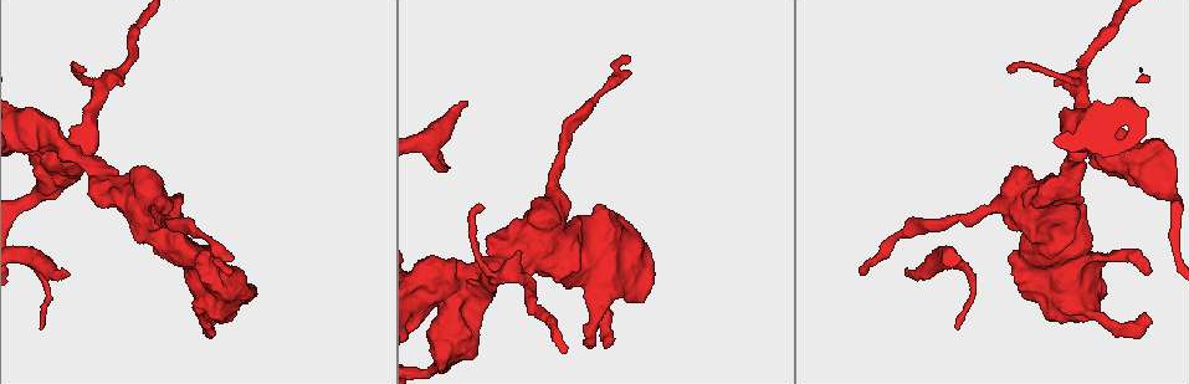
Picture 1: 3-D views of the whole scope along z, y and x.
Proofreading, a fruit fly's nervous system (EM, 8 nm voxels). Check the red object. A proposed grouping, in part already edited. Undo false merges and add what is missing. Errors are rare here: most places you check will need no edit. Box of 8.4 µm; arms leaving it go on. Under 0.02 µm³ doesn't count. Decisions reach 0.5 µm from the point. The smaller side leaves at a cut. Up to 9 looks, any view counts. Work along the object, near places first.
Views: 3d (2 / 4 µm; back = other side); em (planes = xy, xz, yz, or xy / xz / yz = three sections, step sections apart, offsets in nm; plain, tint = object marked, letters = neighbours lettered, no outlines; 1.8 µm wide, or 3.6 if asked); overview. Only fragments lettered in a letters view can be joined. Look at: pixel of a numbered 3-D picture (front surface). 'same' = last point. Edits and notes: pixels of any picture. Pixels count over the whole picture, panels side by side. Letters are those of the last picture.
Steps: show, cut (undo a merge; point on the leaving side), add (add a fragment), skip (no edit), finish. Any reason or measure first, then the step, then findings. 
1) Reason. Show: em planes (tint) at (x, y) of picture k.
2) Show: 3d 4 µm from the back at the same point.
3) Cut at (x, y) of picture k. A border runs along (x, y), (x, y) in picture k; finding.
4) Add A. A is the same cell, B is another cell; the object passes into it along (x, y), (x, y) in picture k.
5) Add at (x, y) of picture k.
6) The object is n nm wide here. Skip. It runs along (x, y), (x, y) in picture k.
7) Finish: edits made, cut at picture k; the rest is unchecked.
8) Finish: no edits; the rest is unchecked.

Sudden change in width. Show: 3d 4 µm at (1084, 155) of picture 1.

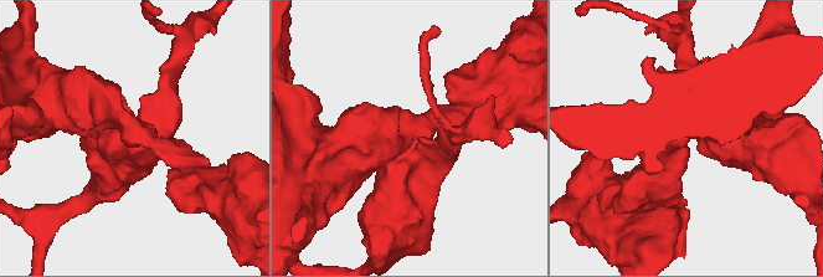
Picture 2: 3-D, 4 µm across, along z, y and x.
Show: em 3.6 µm planes (tint) at (140, 130) of picture 2.

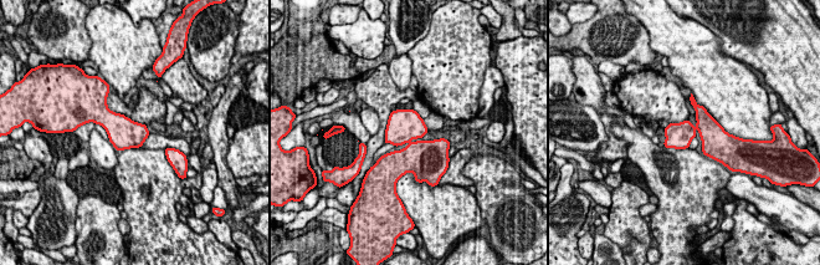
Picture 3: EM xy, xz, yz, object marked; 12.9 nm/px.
What lies round it. Show: em 3.6 µm planes (letters) at the same point.

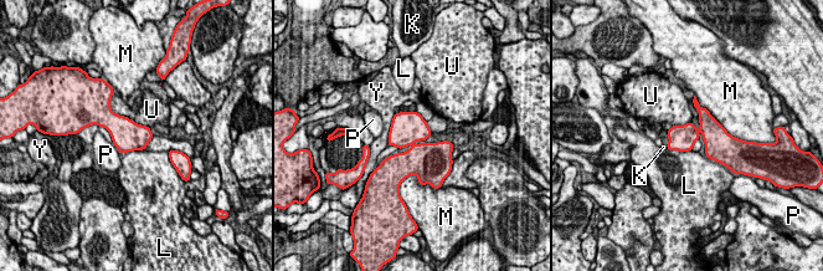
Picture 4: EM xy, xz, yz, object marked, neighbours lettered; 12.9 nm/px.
Skip. K, L, M, P, U and Y are other cells; a border runs along (109, 100), (116, 113), (148, 127) in picture 4; continuous, no second cell.

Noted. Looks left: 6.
Show: 3d 2 µm at (68, 275) of picture 1.

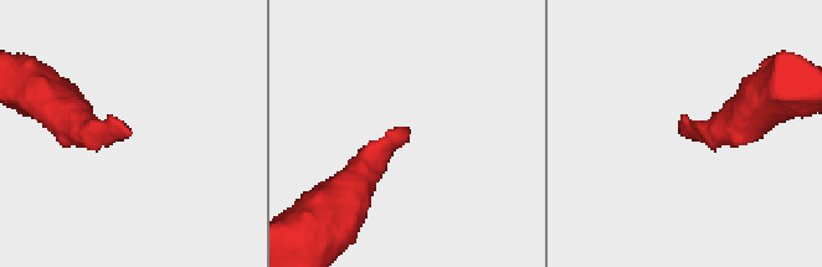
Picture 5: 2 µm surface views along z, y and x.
Need the tissue. Show: em 3.6 µm yz step 8 (letters) at (126, 138) of picture 5.

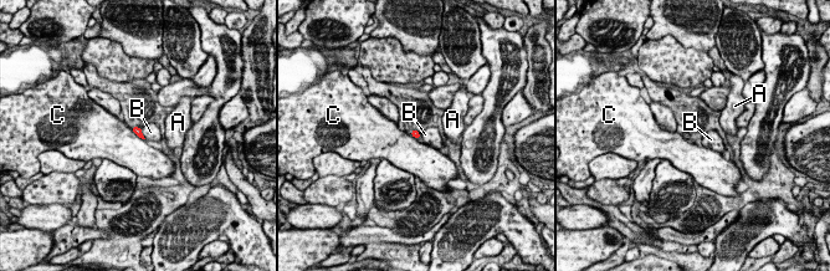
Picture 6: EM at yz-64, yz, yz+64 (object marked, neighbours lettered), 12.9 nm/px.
Cut it another way. Show: em 3.6 µm planes (letters) at the same point.

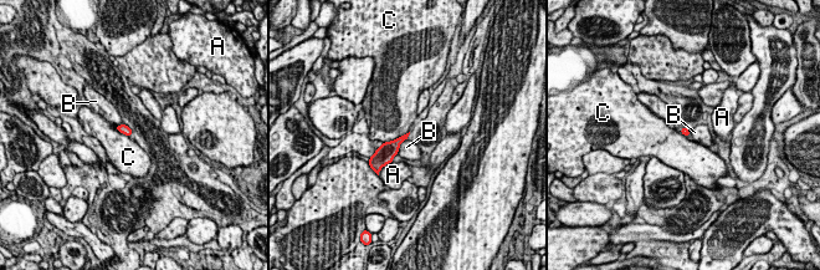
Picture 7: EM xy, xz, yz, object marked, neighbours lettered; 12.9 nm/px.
The longest contact is with C, 380 nm. Skip. A, B and C are other cells; none of them fits.

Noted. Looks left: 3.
Long arm stops here. Show: em yz step 8 (letters) at (630, 57) of picture 1.

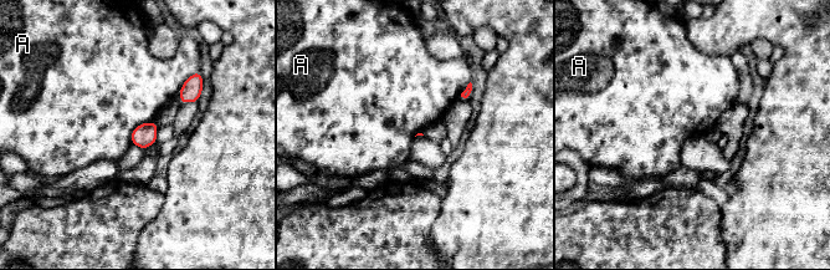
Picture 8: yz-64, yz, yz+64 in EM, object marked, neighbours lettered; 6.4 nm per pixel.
Skip. A is another cell; no lettered fragment goes on from it.

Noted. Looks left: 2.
Thick turns thin. Show: em 3.6 µm planes (tint) at (1051, 278) of picture 1.

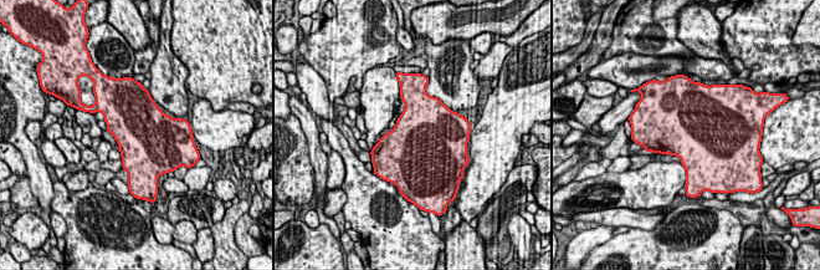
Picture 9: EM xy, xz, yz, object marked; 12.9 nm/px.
Show: em 3.6 µm planes (letters) at the same point.

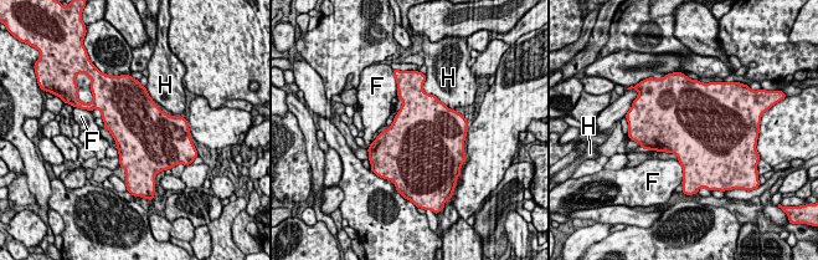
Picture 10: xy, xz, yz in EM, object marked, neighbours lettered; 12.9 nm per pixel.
Skip. F and H are other cells; a border runs along (678, 159), (683, 172) in picture 10; all the same cell.

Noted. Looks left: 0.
Finish: no edits; the rest is unchecked.

